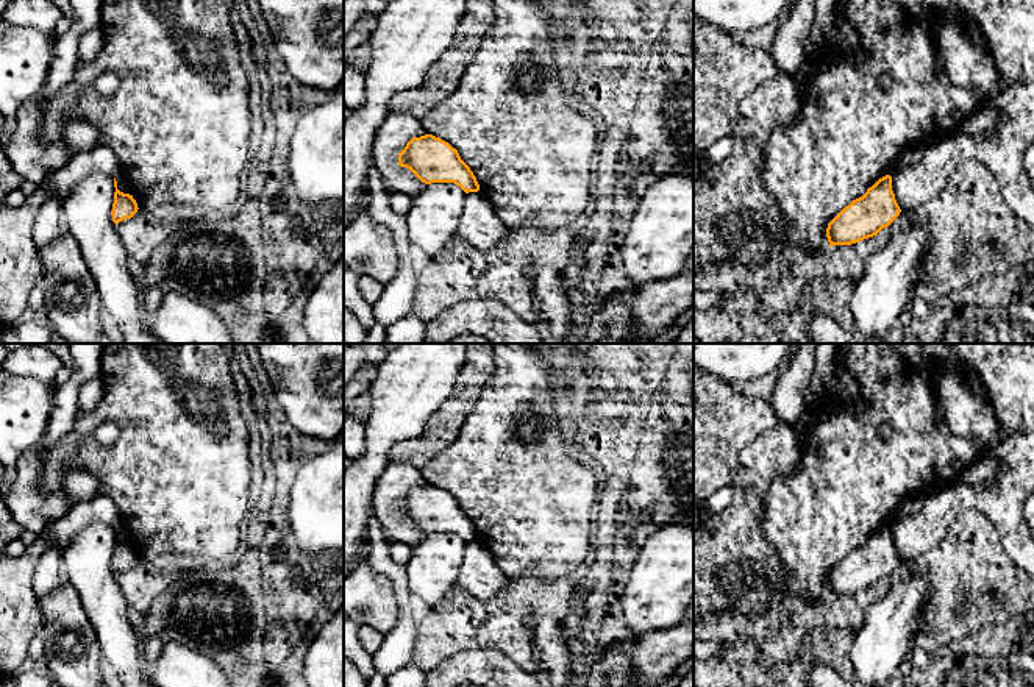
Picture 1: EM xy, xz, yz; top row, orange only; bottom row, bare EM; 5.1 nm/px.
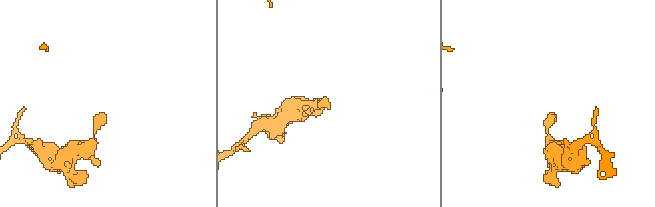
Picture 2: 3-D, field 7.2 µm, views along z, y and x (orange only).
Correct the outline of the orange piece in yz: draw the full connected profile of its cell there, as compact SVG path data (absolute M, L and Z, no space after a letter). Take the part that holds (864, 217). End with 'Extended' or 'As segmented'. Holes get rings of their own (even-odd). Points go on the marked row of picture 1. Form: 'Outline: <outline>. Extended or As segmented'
Outline: M892 176L879 178L867 192L845 206L826 228L829 247L851 245L887 228L901 209L892 190Z. As segmented

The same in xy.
Outline: M114 178L114 203L112 203L112 222L117 225L122 220L131 219L137 212L137 203L130 194L123 194L117 189L117 181Z. As segmented

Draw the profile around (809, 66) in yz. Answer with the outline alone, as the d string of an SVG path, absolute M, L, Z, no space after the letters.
M806 58L801 67L792 73L790 77L795 80L795 83L800 86L803 84L811 75L814 75L817 70L817 61L812 58Z

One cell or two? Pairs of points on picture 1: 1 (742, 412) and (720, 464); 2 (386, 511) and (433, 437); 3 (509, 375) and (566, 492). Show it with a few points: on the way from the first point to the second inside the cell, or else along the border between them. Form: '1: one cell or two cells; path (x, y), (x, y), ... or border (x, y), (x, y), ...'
1: one cell; path (730, 425), (720, 434), (720, 452)
2: two cells; border (392, 458), (410, 462), (422, 472)
3: one cell; path (509, 408), (502, 444), (533, 475)

